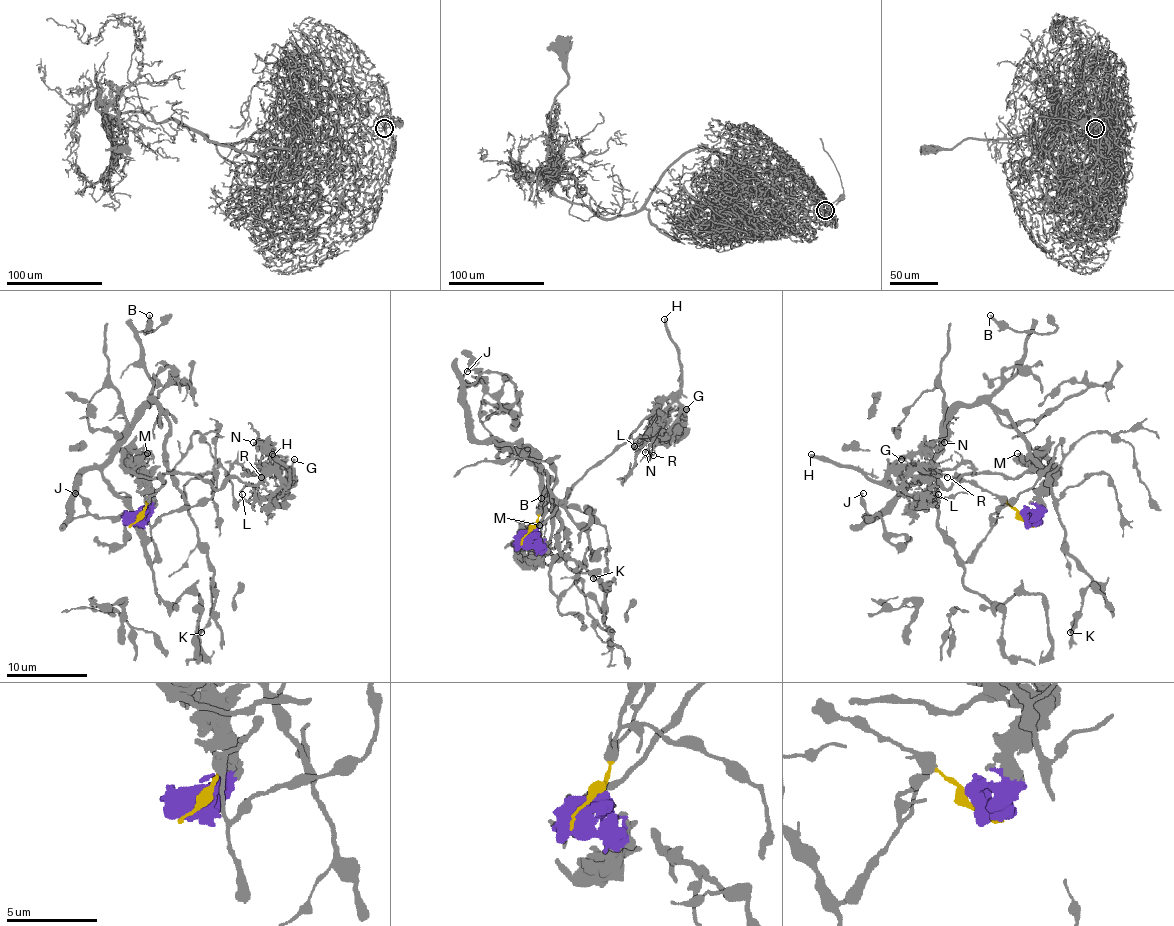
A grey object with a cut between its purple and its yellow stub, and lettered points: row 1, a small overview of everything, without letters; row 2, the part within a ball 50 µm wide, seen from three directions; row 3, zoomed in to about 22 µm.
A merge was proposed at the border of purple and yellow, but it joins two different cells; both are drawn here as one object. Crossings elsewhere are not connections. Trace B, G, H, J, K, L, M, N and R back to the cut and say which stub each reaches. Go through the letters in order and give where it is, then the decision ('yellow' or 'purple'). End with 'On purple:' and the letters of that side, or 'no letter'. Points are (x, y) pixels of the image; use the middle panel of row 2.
B: (541, 498) | yellow
G: (686, 409) | purple
H: (664, 319) | purple
J: (467, 371) | yellow
K: (593, 578) | yellow
L: (634, 446) | purple
M: (539, 525) | purple
N: (645, 452) | purple
R: (653, 455) | purple
On purple: G, H, L, M, N, R

